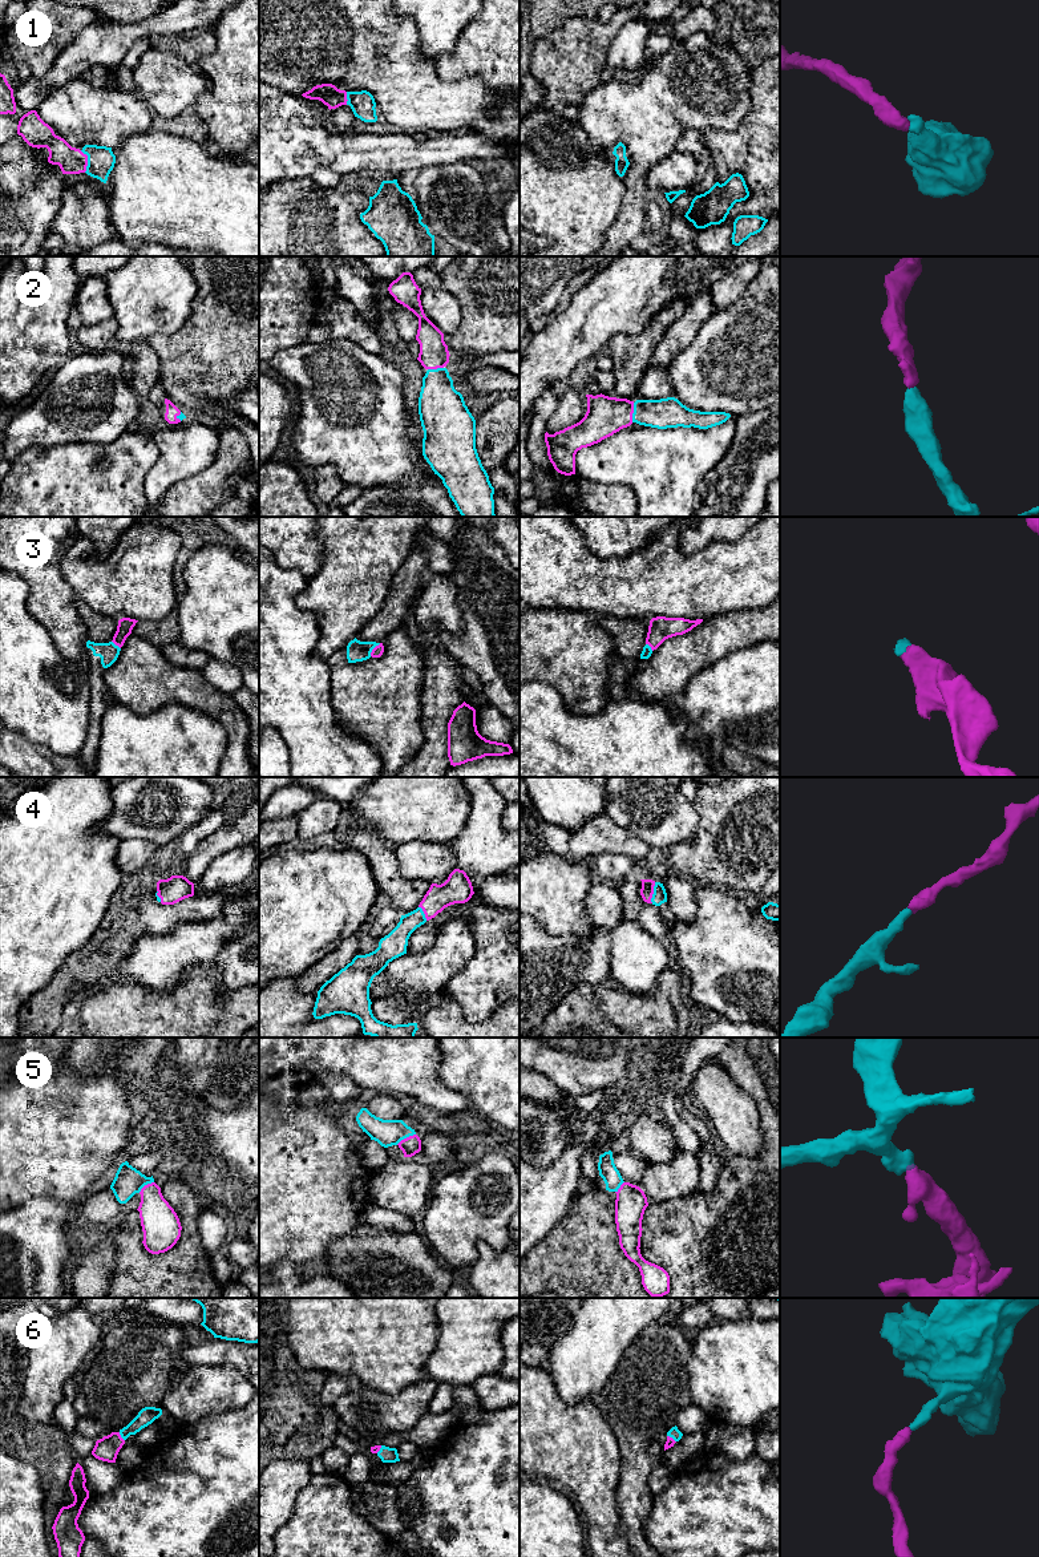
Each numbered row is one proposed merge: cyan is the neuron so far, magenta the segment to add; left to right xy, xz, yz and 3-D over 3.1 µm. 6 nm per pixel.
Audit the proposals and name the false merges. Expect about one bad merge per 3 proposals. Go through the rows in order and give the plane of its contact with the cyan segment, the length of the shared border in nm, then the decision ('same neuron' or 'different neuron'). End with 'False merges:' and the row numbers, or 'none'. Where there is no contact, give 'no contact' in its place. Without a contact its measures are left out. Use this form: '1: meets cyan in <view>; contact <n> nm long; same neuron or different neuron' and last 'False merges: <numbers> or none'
1: meets cyan in xy; contact 140 nm long; same neuron
2: meets cyan in yz; contact 120 nm long; same neuron
3: meets cyan in xz; contact 100 nm long; same neuron
4: meets cyan in yz; contact 130 nm long; same neuron
5: meets cyan in xz; contact 140 nm long; same neuron
6: meets cyan in xy; contact 70 nm long; same neuron
False merges: none

